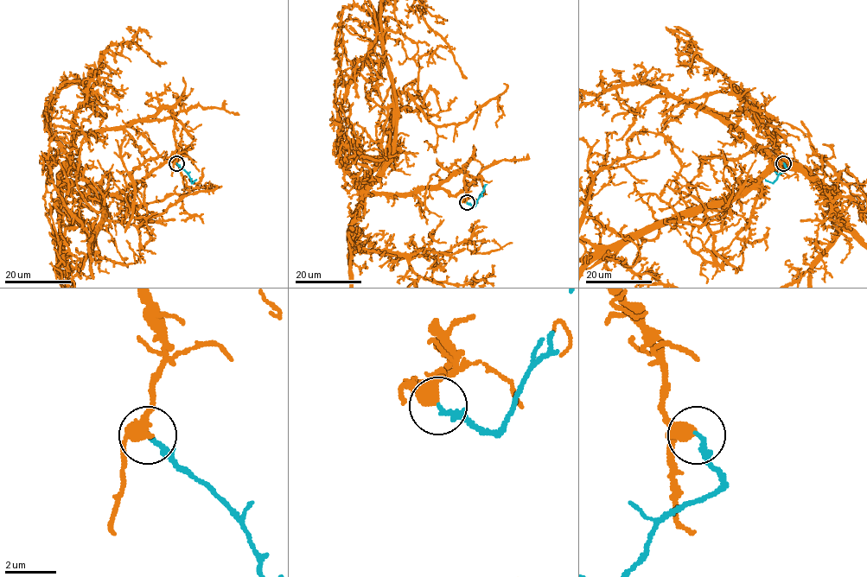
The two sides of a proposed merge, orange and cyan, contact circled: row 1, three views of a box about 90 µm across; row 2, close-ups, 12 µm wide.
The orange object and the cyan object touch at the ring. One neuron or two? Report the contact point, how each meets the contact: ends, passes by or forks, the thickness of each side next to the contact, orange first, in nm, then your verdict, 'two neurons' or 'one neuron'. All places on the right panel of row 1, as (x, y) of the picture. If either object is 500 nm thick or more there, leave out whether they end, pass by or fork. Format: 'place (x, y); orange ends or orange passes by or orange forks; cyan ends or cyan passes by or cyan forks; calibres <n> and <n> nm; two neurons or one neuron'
place (783, 163); orange passes by; cyan ends; calibres 380 and 160 nm; one neuron

